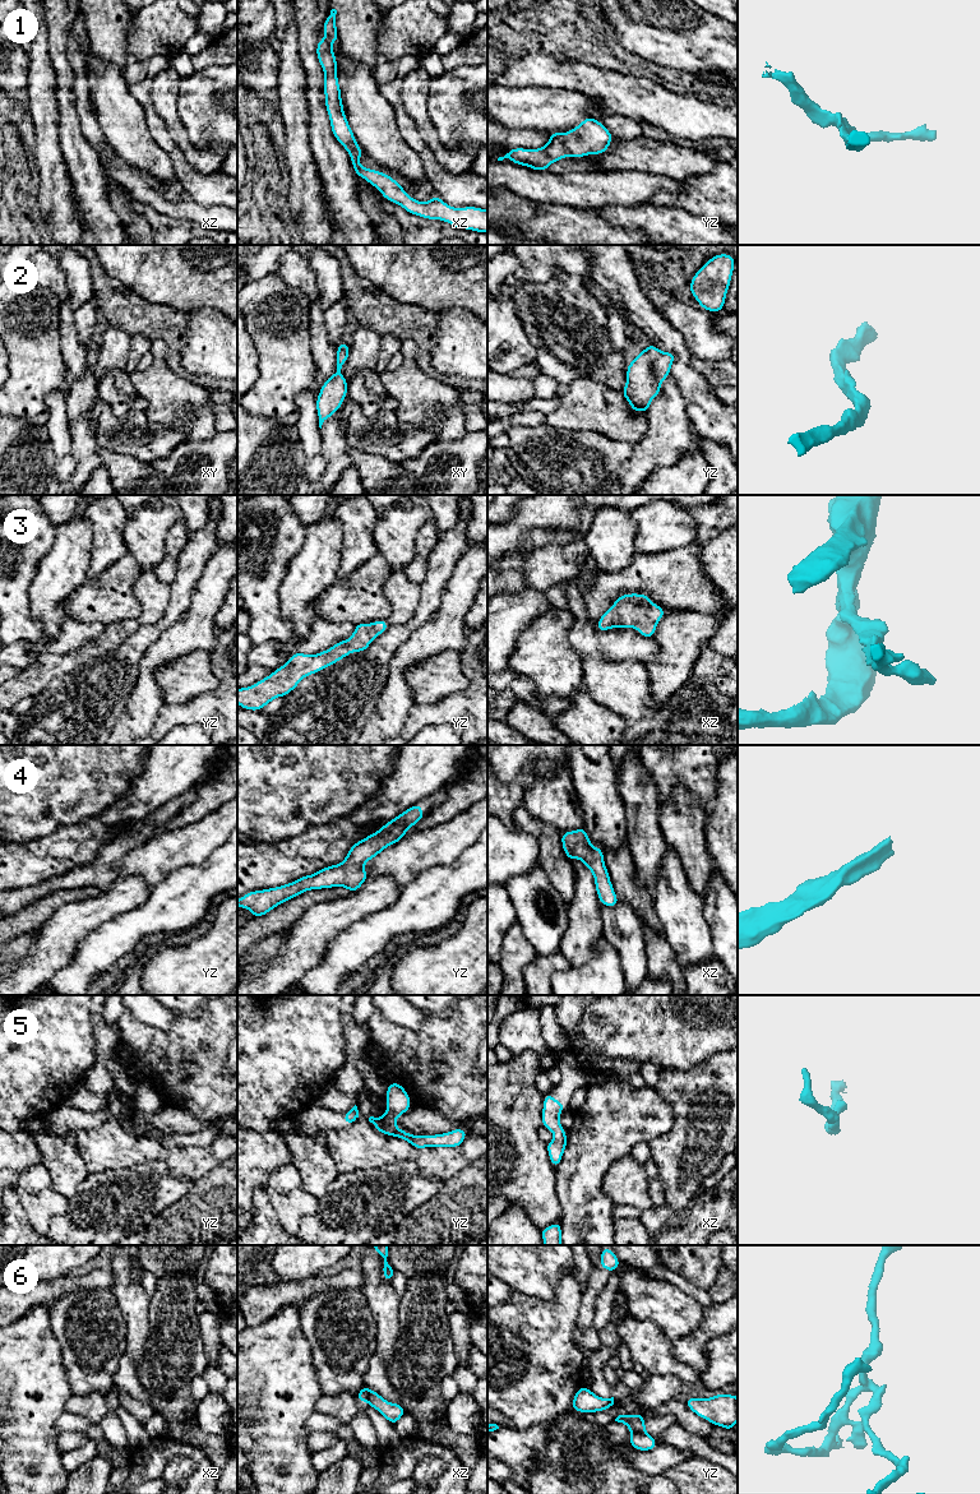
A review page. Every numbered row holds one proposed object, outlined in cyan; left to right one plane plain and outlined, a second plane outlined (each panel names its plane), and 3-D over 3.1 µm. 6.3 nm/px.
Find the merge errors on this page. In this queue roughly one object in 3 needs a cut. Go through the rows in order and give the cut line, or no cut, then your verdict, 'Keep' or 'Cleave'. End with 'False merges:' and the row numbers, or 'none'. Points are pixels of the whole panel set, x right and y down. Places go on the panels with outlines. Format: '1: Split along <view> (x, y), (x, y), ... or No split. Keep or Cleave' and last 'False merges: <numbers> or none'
1: No split. Keep
2: No split. Keep
3: No split. Keep
4: No split. Keep
5: No split. Keep
6: Split along xz (368, 1390), (369, 1401). Cleave
False merges: 6

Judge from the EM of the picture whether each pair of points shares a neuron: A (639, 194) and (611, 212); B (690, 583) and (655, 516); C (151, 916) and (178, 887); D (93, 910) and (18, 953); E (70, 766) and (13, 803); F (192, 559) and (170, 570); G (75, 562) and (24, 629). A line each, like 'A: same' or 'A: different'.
A: different
B: different
C: same
D: different
E: same
F: different
G: different

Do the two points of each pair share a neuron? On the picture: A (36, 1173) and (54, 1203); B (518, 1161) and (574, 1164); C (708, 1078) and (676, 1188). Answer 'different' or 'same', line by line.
A: same
B: different
C: same

